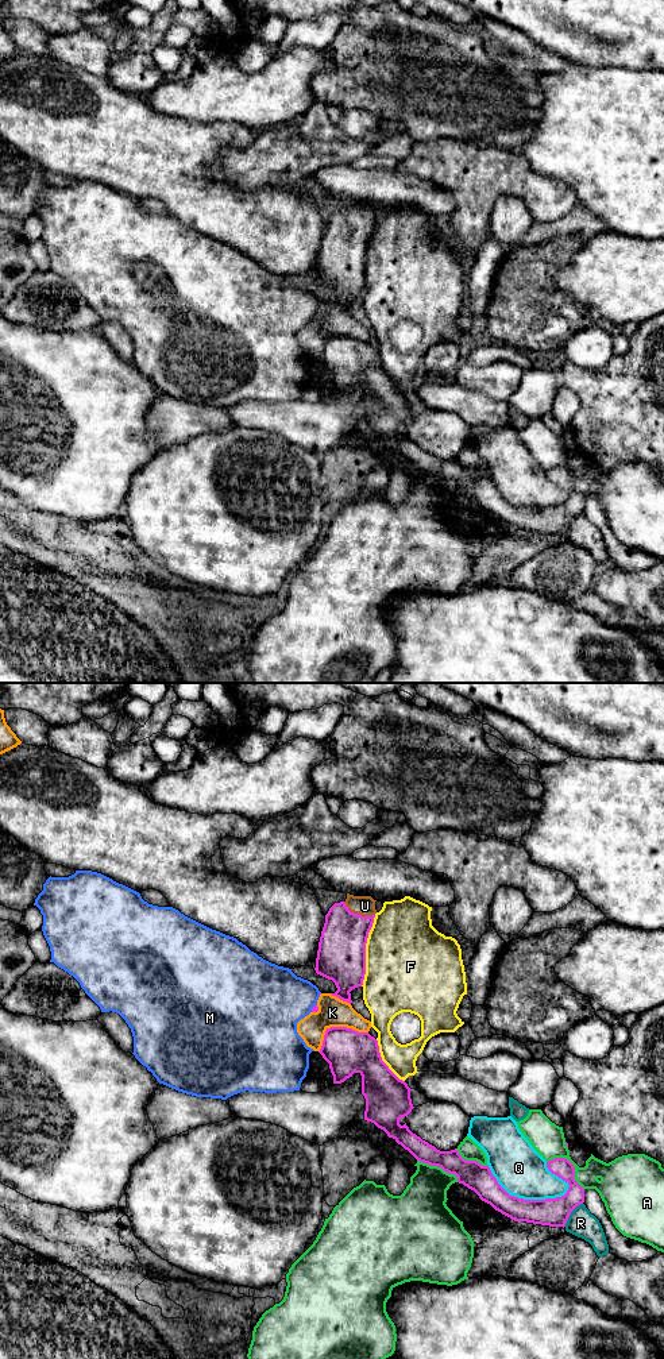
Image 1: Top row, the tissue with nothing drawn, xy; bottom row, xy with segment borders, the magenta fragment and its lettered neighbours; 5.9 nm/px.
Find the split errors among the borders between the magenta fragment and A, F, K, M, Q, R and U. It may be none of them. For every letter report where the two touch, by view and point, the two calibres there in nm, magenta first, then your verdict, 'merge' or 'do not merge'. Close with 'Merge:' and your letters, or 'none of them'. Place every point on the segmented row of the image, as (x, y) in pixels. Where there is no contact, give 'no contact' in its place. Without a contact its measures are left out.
A: contact xy (572, 1165); calibres 120 and 200 nm; do not merge
F: contact xy (365, 950); calibres 280 and 480 nm; do not merge
K: contact xy (336, 1027); calibres 260 and 180 nm; do not merge
M: contact xy (313, 1007); calibres 40 and 400 nm; do not merge
Q: contact xy (528, 1200); calibres 170 and 300 nm; do not merge
R: contact xy (570, 1213); calibres 170 and 160 nm; do not merge
U: contact xy (358, 914); calibres 280 and 120 nm; merge
Merge: U

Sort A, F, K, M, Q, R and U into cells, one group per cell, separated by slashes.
A / F / K / M / Q / R / U

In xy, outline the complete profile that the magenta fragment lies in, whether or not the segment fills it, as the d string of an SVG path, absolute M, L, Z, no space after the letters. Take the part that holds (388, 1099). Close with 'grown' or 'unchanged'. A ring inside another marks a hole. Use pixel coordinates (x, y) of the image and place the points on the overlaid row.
M347 1027L327 1028L323 1046L319 1051L323 1058L329 1063L333 1076L333 1084L341 1084L354 1073L362 1076L362 1094L366 1099L364 1120L374 1123L378 1128L383 1130L389 1138L393 1138L398 1144L408 1150L417 1161L431 1166L439 1166L449 1174L458 1177L458 1182L474 1190L479 1198L490 1204L495 1211L510 1217L514 1221L526 1221L533 1224L549 1227L565 1227L571 1212L584 1202L584 1189L575 1181L575 1167L565 1158L555 1158L547 1162L548 1170L565 1181L570 1186L564 1196L545 1200L524 1200L510 1196L493 1175L489 1166L482 1166L476 1161L466 1161L459 1151L440 1151L435 1146L422 1140L413 1134L406 1123L399 1124L401 1117L408 1115L414 1108L410 1099L410 1088L399 1080L389 1066L382 1061L378 1041L368 1032L358 1032Z; unchanged

